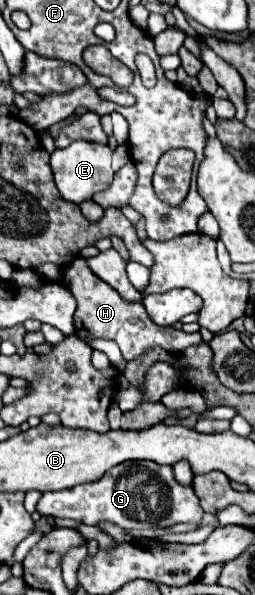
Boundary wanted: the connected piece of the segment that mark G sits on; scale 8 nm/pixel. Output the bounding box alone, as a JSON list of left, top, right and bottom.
[36,462,202,530]

